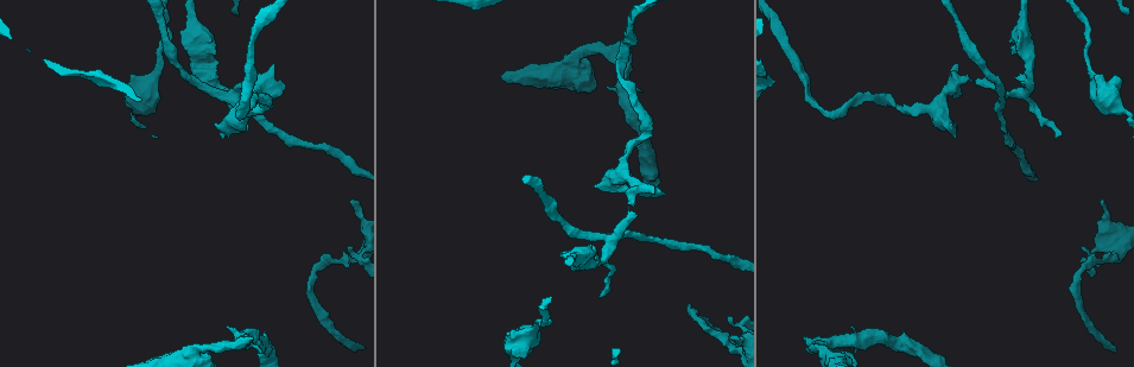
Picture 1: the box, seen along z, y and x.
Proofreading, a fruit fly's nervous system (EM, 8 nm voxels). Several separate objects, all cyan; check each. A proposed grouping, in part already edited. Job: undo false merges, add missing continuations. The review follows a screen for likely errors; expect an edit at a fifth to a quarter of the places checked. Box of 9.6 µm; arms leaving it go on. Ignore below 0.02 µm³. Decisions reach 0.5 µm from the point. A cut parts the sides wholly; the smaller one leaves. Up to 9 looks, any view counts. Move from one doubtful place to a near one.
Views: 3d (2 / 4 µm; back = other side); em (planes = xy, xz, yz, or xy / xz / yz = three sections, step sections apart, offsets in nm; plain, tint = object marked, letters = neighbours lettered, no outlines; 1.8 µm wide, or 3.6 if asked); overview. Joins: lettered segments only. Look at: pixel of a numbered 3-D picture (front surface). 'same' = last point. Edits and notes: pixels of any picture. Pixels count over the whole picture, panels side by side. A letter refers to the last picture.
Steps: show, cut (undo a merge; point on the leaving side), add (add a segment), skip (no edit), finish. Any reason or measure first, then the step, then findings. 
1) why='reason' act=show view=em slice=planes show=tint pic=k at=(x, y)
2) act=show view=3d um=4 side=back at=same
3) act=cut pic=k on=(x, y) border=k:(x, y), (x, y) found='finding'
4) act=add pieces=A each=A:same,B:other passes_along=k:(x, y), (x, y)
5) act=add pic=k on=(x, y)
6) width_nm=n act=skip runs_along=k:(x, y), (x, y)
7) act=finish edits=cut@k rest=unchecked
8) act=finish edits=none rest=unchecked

why='thin end' act=show view=em slice=planes show=plain pic=1 at=(218, 133)

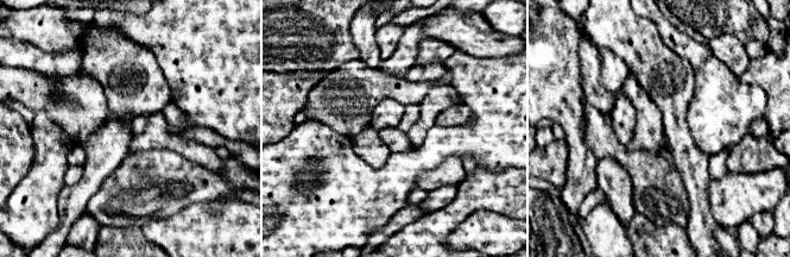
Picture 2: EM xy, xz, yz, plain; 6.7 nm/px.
act=show view=em slice=planes show=letters at=same

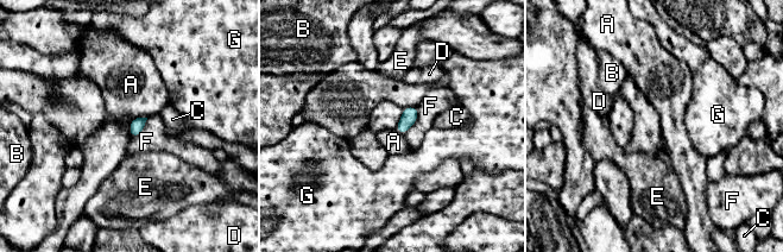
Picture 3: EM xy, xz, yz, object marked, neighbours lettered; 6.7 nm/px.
longest_contact=F:200nm act=skip each=A:other,B:other,C:other,D:other,E:other,F:other,G:other border=3:(146, 117), (137, 117), (132, 120) found='no lettered segment goes on from it'

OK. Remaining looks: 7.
why='looks like a crossing' act=show view=3d um=4 pic=1 at=(611, 241)

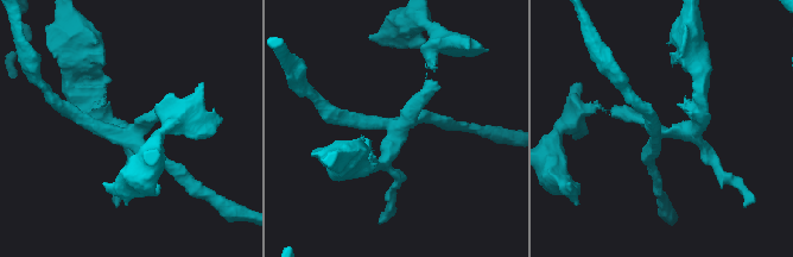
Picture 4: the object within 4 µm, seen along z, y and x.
arms=4 why='shape alone is not enough' act=show view=em slice=planes show=letters pic=4 at=(402, 128)

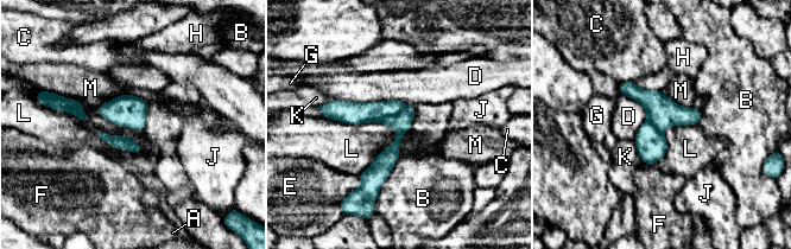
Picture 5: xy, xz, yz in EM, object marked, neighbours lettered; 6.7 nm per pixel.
longest_contact=D:550nm act=cut pic=5 on=(359, 113) each=A:other,B:other,C:other,D:other,E:other,F:other,G:other,H:other,J:other,K:other,L:other,M:other border=5:(410, 107), (379, 121) found='a second neuron is stuck on'

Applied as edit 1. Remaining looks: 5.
act=show view=overview

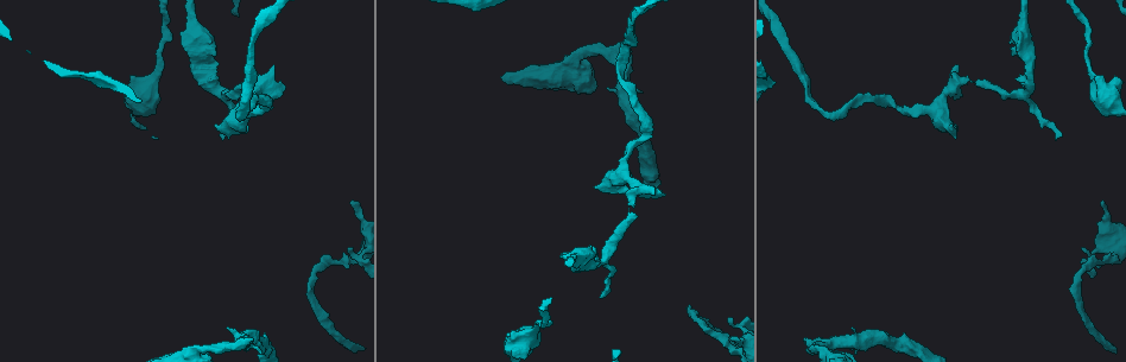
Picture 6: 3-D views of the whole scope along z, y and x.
why='abrupt turn' act=show view=3d um=4 pic=6 at=(241, 119)

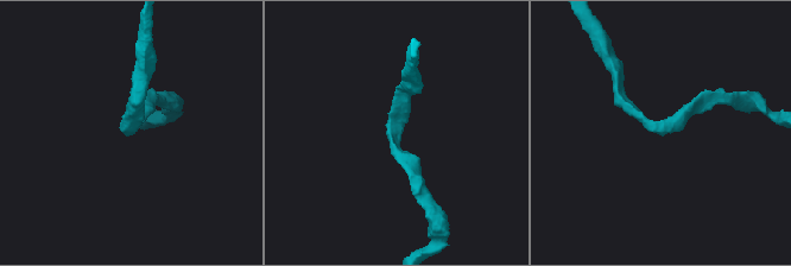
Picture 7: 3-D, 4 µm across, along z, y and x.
arm_widths_nm=170,190 why='now the EM' act=show view=em slice=planes show=plain pic=7 at=(126, 129)

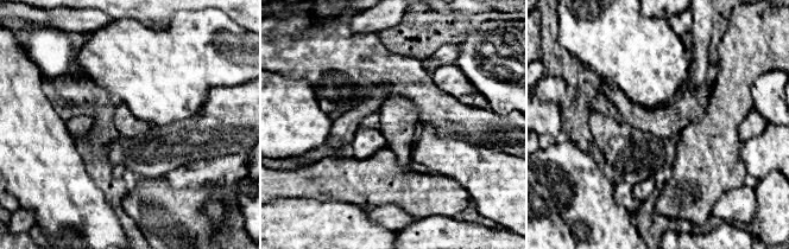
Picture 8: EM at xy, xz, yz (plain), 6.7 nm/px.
why='what lies round it' act=show view=em slice=planes show=letters at=same

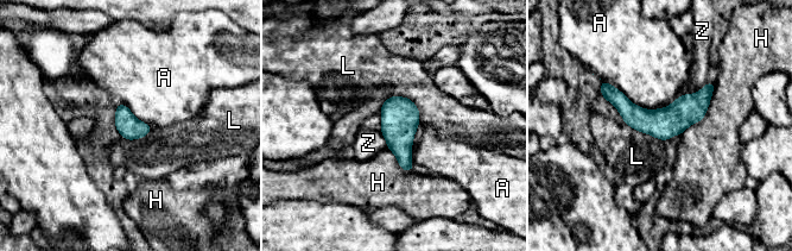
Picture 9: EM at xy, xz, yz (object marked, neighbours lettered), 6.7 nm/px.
act=skip each=A:other,H:other,L:other,Z:other found='continuous, no second neuron'

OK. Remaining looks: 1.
act=finish edits=cut@5 rest=unchecked

